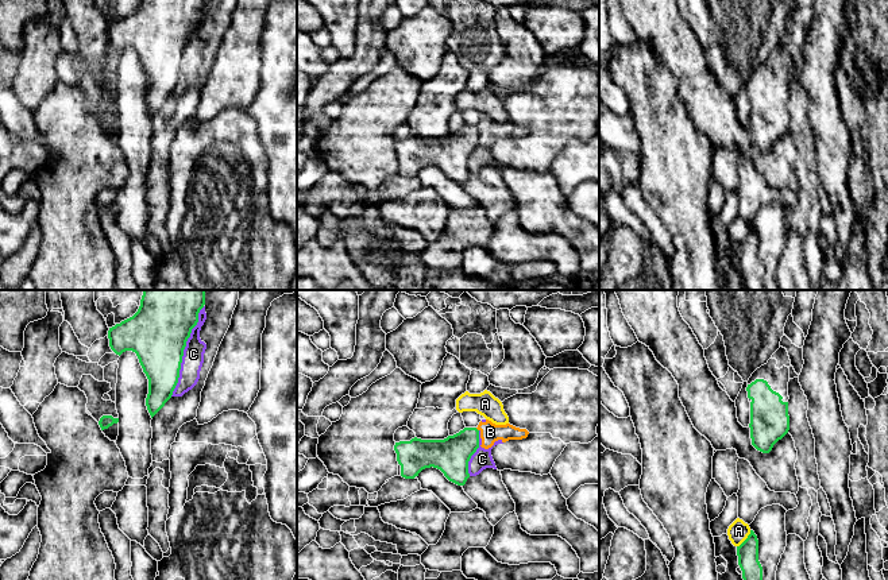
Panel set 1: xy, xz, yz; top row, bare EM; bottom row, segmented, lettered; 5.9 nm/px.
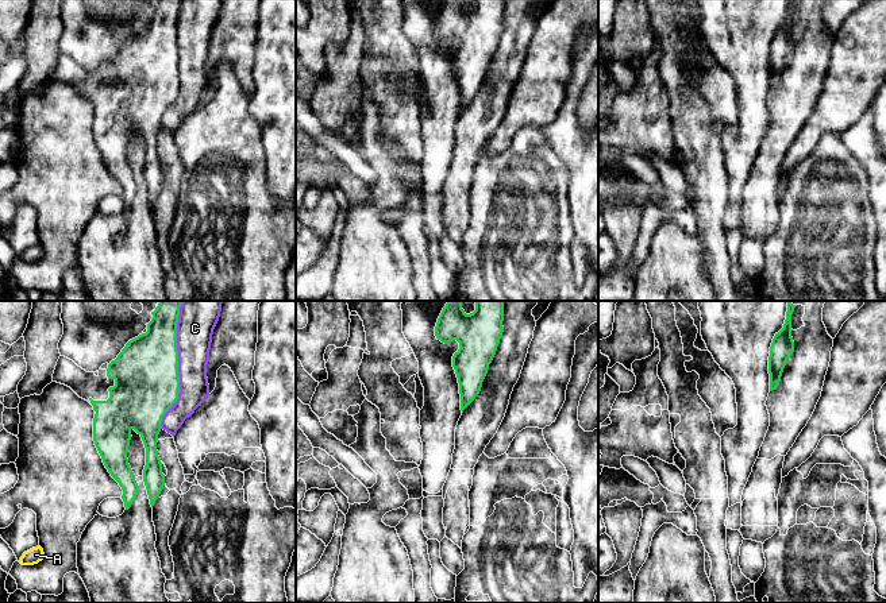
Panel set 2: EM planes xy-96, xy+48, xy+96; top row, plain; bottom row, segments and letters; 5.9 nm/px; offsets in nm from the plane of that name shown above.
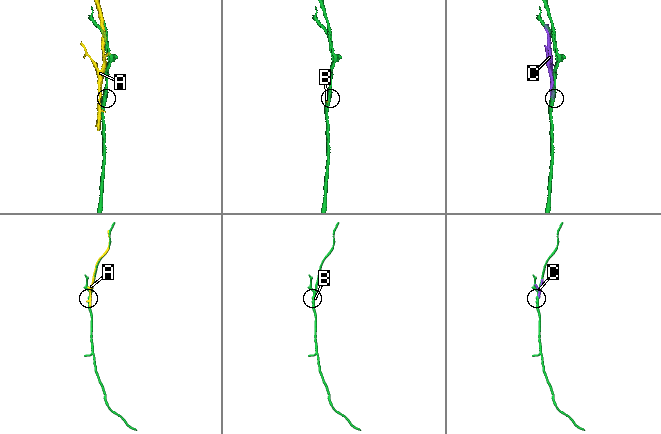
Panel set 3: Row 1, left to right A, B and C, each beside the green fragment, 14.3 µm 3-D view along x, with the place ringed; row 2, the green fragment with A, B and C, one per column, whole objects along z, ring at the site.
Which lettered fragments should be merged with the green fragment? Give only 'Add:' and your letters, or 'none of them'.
Add: none of them

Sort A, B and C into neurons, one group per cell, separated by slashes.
A / B C

